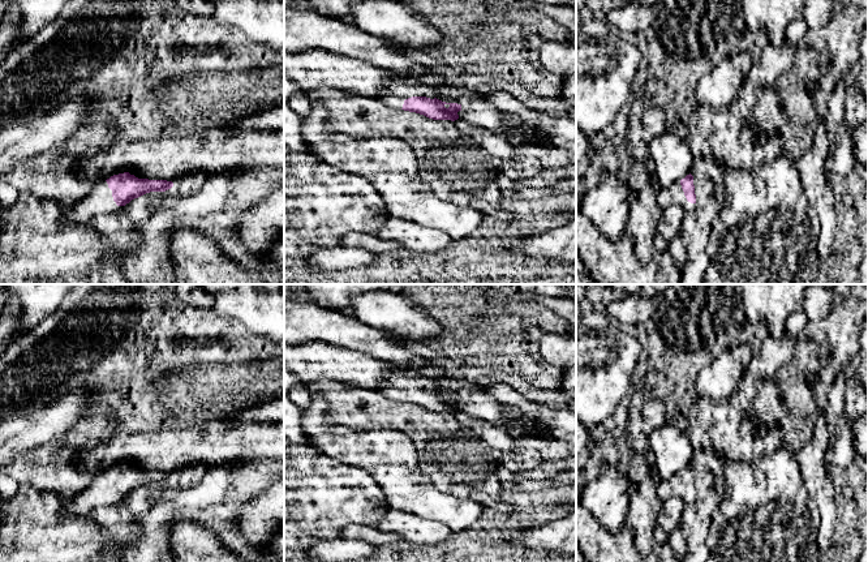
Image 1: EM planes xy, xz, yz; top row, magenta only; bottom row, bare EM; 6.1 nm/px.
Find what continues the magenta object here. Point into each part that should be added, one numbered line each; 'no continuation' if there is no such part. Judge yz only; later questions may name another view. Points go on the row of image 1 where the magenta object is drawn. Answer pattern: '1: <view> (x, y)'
1: yz (674, 194)

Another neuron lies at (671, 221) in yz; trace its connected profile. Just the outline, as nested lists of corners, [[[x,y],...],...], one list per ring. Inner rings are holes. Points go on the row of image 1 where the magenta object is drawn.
[[[679,205],[665,207],[657,224],[657,235],[662,236],[666,241],[671,241],[679,236],[686,214],[687,213]]]

